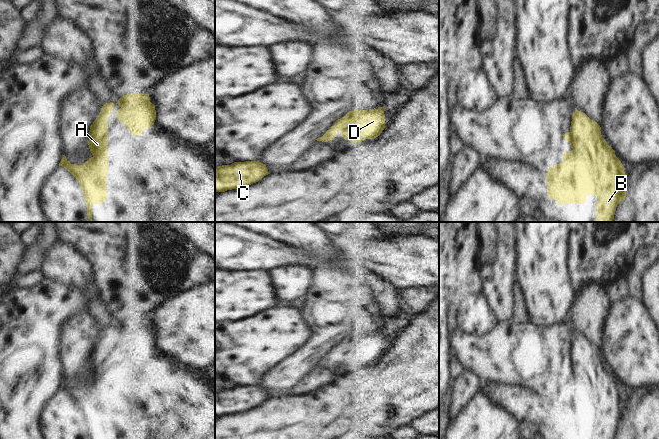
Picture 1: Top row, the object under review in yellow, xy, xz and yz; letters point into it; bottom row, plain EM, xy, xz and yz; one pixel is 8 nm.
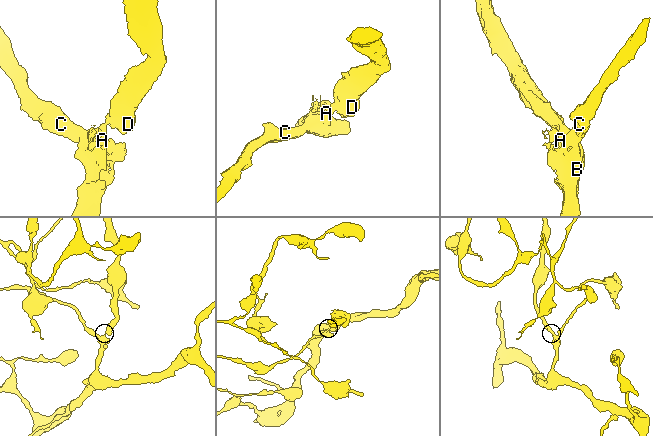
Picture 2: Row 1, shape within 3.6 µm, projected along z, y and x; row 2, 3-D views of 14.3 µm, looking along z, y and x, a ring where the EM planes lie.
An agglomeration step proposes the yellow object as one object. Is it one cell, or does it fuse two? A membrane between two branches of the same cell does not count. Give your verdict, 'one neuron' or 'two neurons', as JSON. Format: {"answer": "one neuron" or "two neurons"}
{"answer": "one neuron"}

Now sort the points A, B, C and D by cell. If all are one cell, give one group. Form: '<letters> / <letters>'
A B C D

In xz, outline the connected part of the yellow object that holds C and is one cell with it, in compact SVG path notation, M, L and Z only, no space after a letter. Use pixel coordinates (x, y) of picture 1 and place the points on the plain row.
M257 385L234 386L215 392L215 416L243 412L270 398L265 388Z

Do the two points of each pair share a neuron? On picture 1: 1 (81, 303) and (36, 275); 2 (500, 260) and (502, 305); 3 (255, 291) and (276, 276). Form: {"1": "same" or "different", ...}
{"1": "different", "2": "same", "3": "different"}

